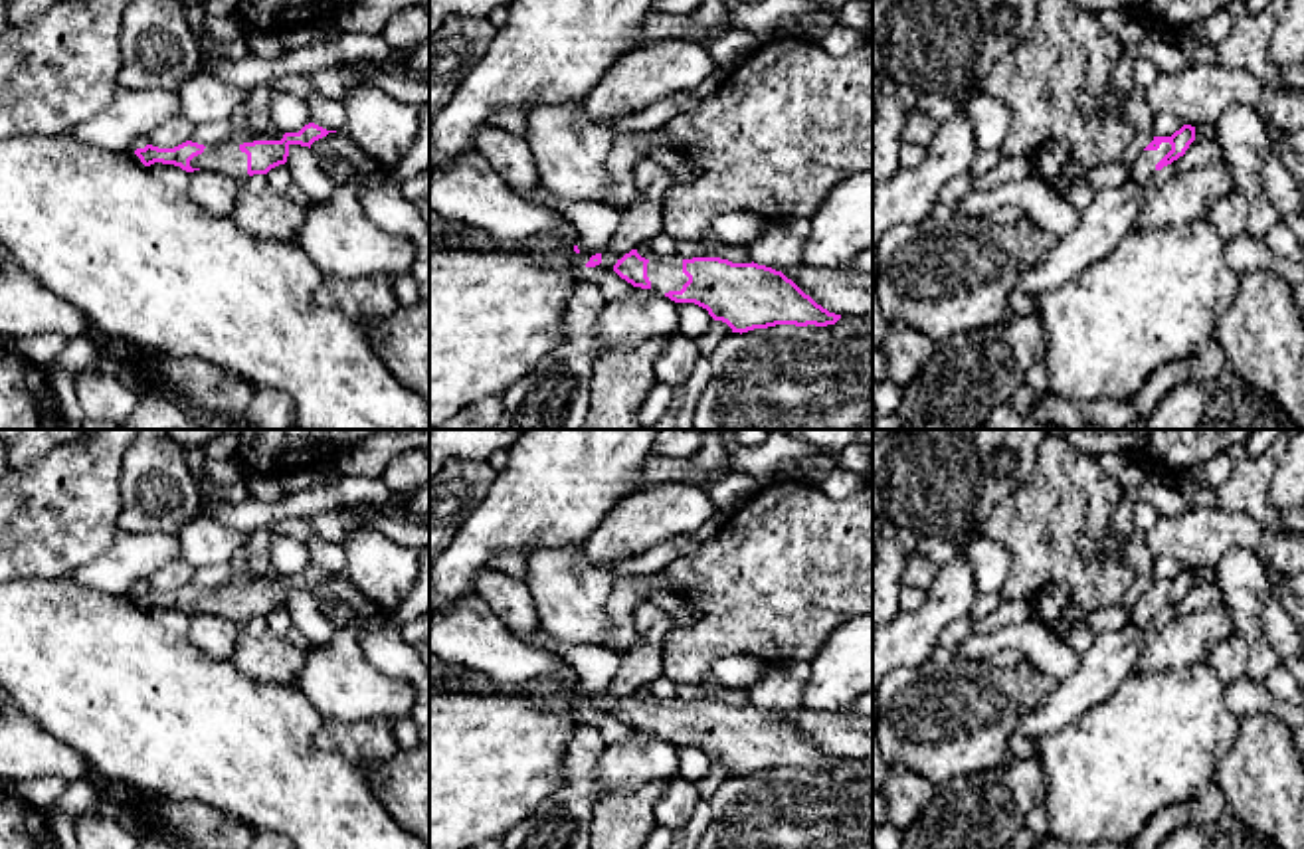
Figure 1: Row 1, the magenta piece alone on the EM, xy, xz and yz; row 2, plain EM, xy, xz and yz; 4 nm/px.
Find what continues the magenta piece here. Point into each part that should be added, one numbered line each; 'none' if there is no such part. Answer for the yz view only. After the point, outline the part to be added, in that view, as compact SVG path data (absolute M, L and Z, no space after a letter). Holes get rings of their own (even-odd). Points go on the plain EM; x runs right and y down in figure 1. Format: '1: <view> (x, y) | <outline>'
1: yz (1142, 612) | M1162 586L1158 594L1142 594L1140 600L1128 610L1130 623L1152 627L1156 621L1156 608L1171 594L1169 586Z

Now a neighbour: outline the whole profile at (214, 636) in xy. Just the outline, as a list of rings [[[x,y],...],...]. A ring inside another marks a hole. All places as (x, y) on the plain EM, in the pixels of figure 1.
[[[210,613],[190,615],[190,639],[210,657],[230,661],[239,639],[241,627]]]

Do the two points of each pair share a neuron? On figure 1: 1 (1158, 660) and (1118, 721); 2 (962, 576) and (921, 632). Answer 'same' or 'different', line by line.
1: different
2: same

